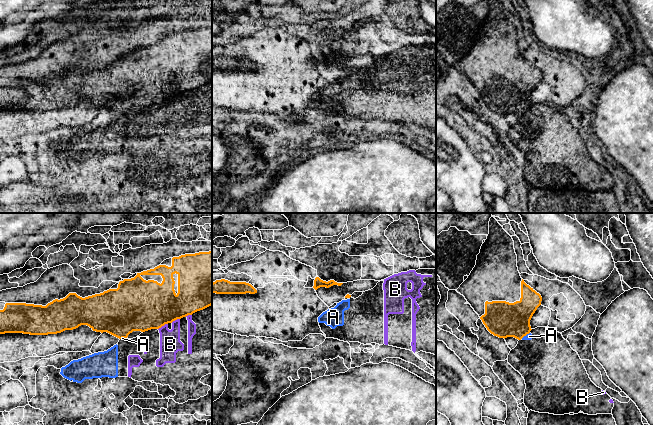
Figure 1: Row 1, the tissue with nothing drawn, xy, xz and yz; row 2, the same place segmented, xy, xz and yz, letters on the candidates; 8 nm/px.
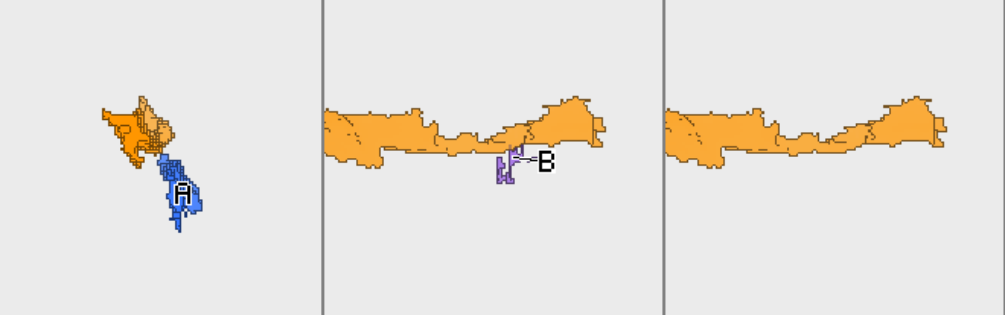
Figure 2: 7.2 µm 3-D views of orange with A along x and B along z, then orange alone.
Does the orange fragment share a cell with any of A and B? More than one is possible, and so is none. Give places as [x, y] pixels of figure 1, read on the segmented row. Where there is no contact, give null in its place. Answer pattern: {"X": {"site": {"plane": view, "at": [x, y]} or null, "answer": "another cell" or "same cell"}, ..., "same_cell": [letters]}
{"A": {"site": {"plane": "yz", "at": [525, 335]}, "answer": "another cell"}, "B": {"site": {"plane": "xy", "at": [162, 325]}, "answer": "another cell"}, "same_cell": []}

